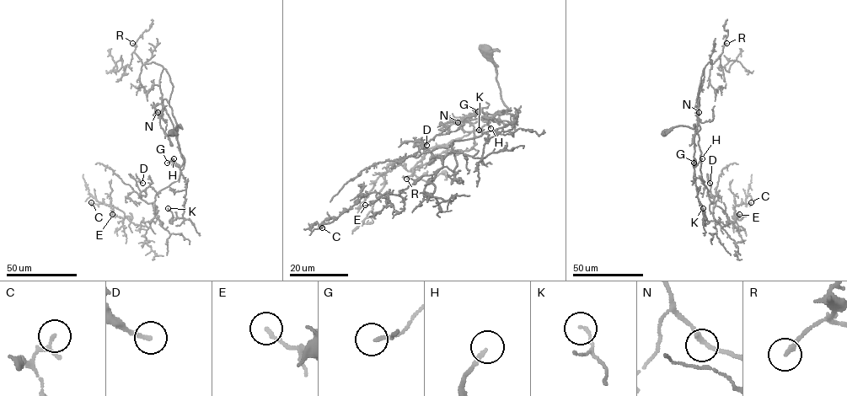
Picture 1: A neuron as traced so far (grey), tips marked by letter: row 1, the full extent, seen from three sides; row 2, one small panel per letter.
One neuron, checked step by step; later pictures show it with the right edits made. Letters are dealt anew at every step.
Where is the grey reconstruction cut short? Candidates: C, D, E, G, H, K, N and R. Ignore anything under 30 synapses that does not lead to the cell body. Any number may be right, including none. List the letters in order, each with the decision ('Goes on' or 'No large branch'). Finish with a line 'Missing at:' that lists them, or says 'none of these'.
C: No large branch
D: No large branch
E: No large branch
G: No large branch
H: Goes on
K: No large branch
N: No large branch
R: Goes on
Missing at: H, R

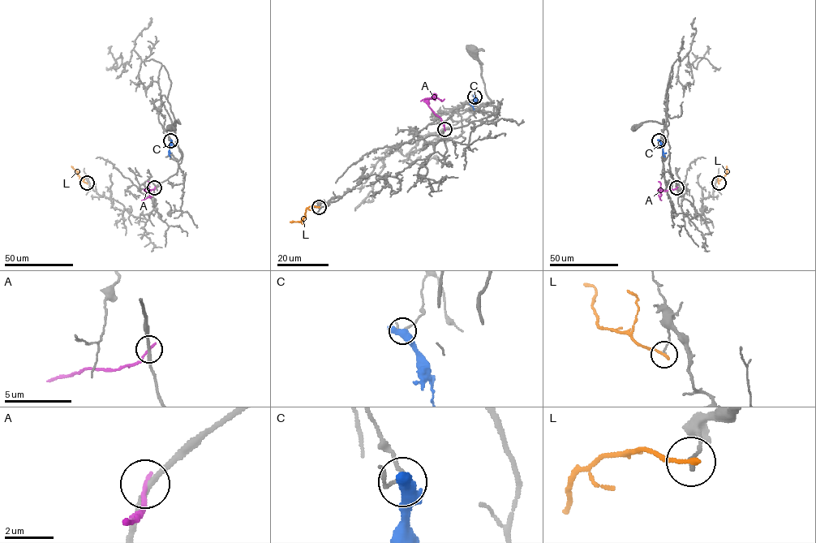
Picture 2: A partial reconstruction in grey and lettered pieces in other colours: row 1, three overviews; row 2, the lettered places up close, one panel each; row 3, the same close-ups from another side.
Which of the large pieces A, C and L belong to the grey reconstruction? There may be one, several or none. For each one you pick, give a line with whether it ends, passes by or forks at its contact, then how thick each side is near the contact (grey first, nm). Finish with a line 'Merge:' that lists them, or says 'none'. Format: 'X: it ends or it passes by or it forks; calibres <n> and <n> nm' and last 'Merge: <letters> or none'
Merge: none

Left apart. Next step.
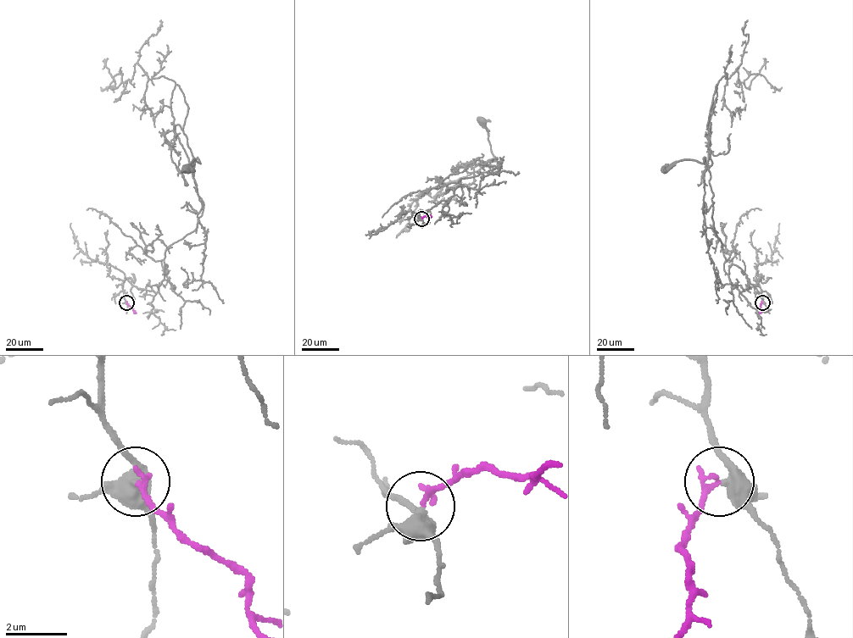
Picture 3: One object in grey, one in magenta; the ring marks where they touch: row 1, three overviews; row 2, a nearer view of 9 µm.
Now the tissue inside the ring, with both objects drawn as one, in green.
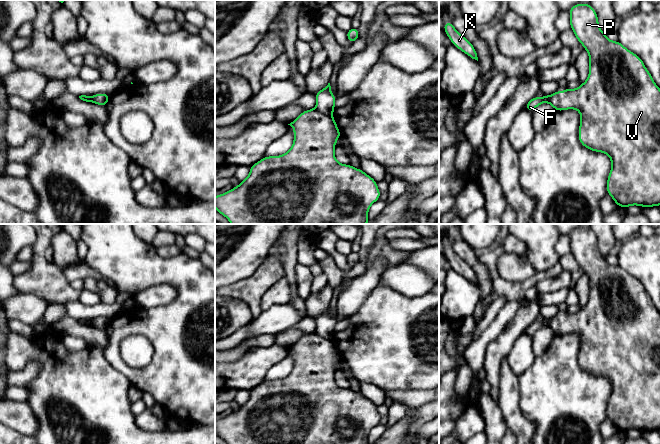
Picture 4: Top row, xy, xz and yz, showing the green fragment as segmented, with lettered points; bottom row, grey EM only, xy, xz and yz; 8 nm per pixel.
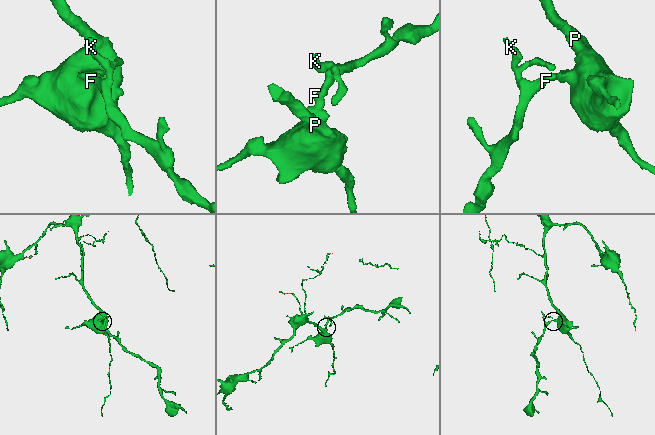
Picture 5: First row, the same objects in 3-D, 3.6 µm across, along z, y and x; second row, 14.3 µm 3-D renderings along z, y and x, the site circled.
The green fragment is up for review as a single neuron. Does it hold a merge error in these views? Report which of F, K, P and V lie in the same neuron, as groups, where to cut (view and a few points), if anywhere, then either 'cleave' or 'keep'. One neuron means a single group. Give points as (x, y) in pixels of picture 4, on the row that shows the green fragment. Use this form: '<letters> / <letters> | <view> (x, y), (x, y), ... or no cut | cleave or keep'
F K / P V | xz (315, 108), (331, 115) | cleave

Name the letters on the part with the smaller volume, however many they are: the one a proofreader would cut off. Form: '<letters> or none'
F, K

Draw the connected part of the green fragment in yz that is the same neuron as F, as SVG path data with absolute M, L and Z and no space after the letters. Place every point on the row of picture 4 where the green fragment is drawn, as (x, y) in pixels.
M543 95L542 98L537 96L533 97L524 107L524 109L532 112L535 108L537 108L542 103L550 103L550 96Z

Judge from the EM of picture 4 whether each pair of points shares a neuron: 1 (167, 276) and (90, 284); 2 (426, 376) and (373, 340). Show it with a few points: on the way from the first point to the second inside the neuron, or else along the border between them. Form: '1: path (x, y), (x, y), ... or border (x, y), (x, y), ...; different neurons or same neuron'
1: border (102, 277), (108, 280), (118, 291); different neurons
2: path (413, 363), (392, 342), (386, 342); same neuron

